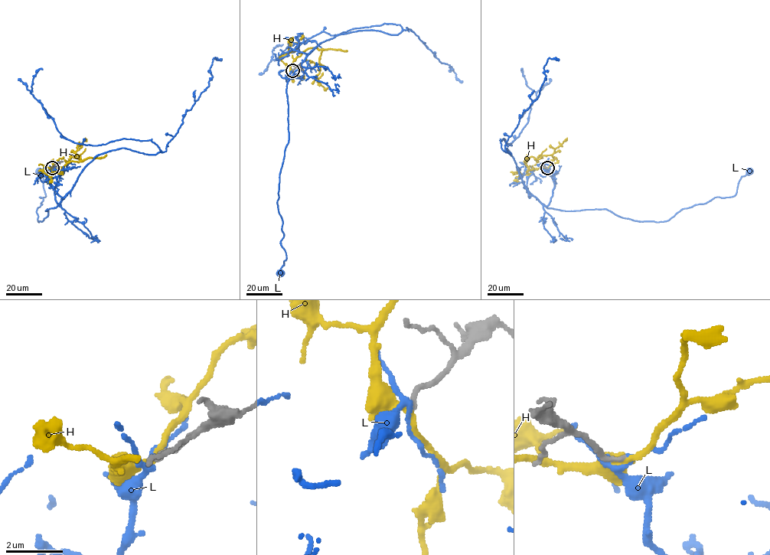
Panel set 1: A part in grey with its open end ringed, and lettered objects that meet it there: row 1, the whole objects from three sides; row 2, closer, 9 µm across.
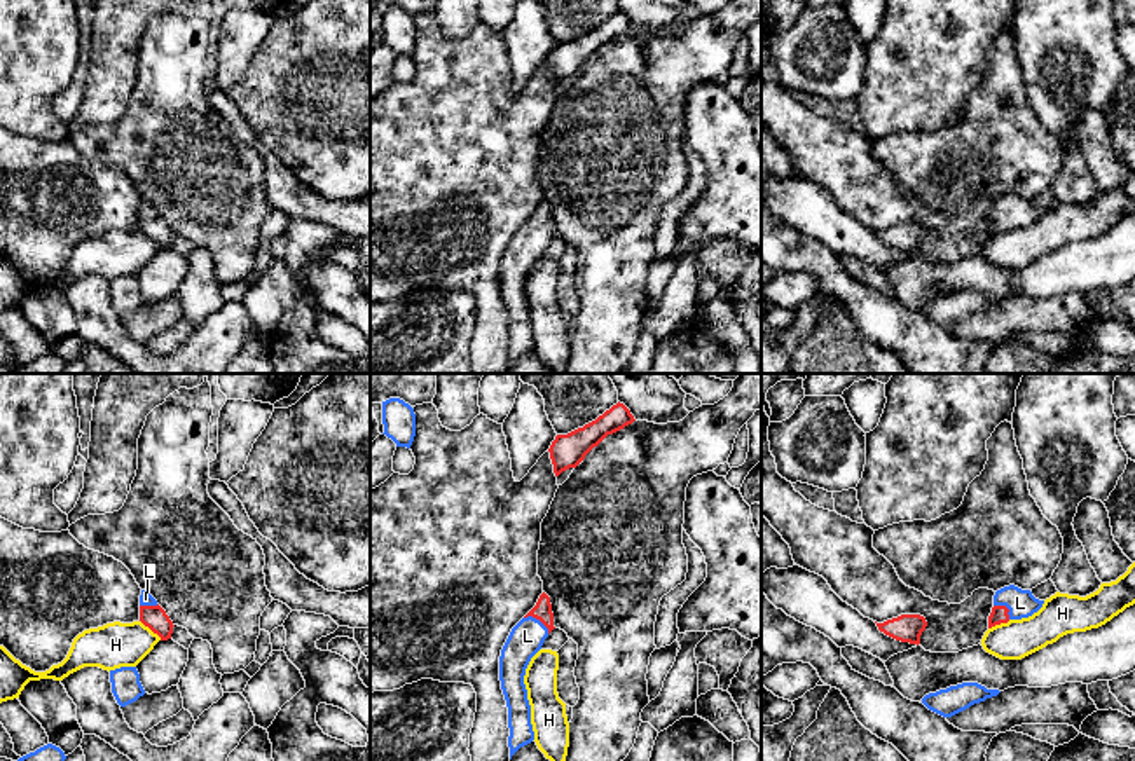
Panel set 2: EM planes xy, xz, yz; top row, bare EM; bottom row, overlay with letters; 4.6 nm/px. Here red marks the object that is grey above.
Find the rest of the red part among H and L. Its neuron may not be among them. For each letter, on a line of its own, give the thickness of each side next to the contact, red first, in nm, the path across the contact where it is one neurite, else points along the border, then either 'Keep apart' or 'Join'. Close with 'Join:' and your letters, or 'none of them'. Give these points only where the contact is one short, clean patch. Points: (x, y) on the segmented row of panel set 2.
H: Thickness 110 nm (red) against 220 nm. Boundary: xy (140, 620), (161, 639). Keep apart
L: Thickness 90 nm (red) against 160 nm. Path across: xz (542, 611), (538, 618), (528, 636). Join
Join: L

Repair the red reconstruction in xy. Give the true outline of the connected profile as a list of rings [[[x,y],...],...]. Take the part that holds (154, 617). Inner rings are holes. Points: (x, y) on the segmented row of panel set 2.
[[[145,590],[140,595],[140,621],[148,627],[161,641],[171,639],[173,621],[157,600]]]

